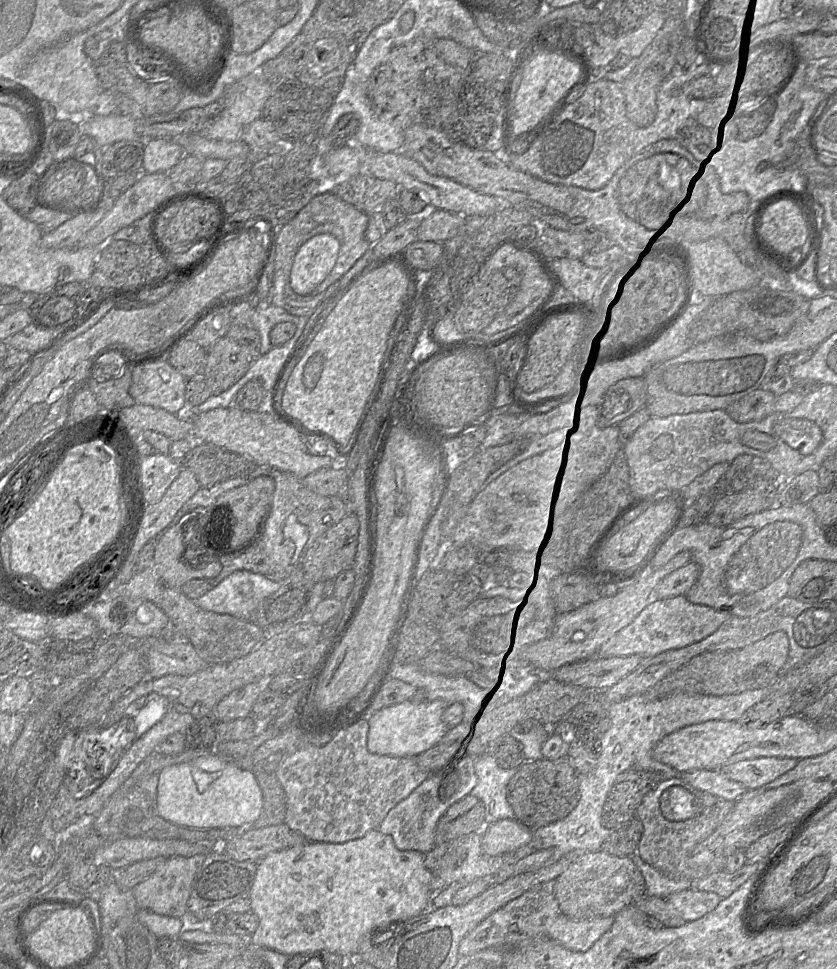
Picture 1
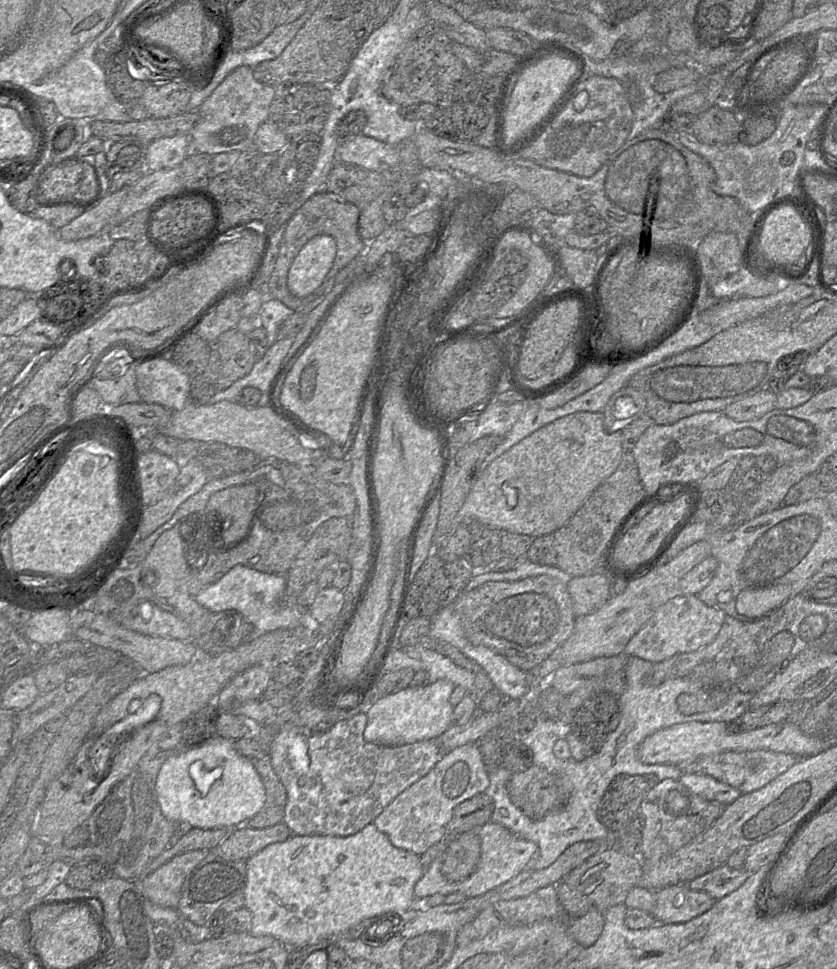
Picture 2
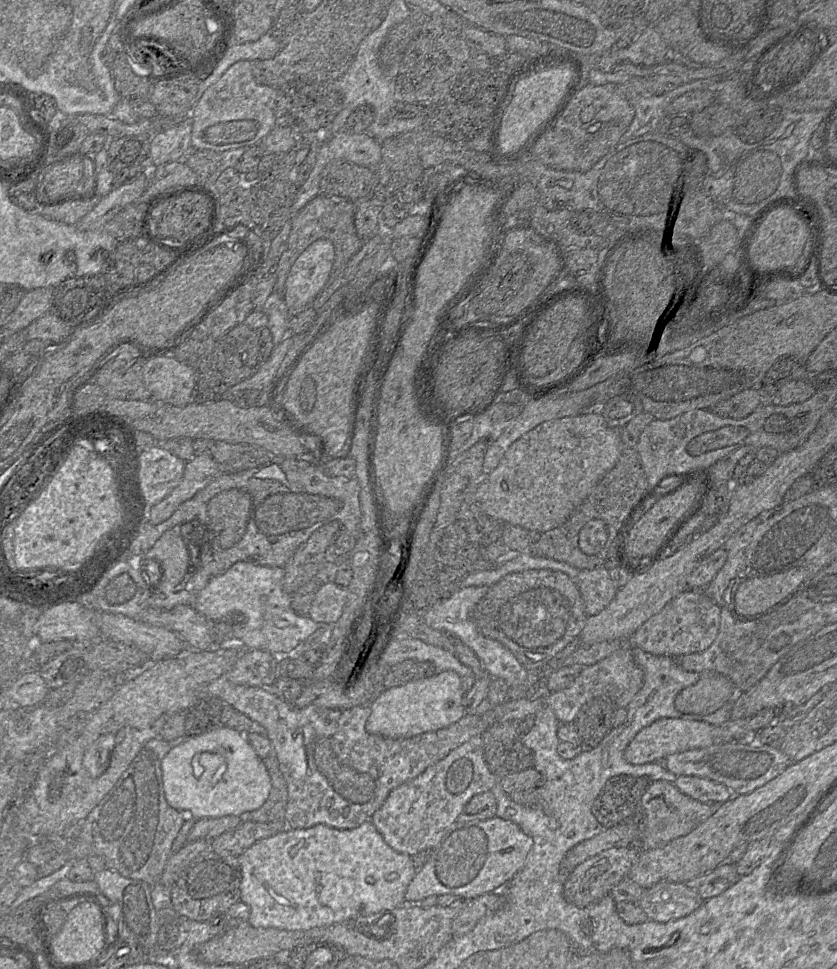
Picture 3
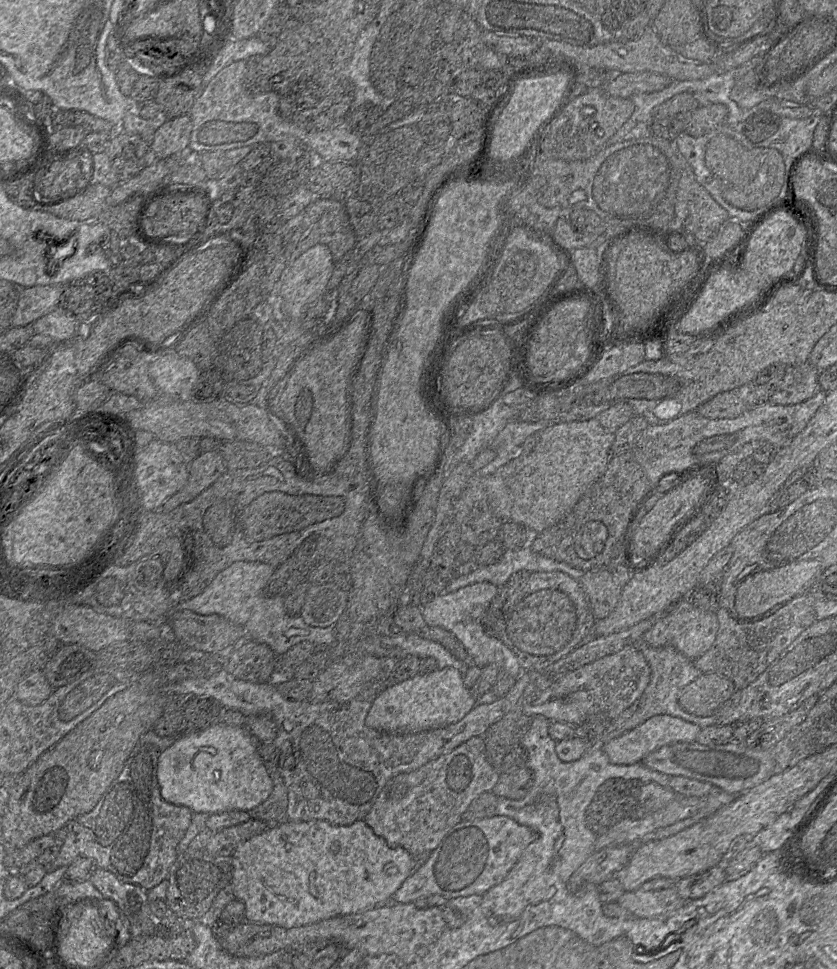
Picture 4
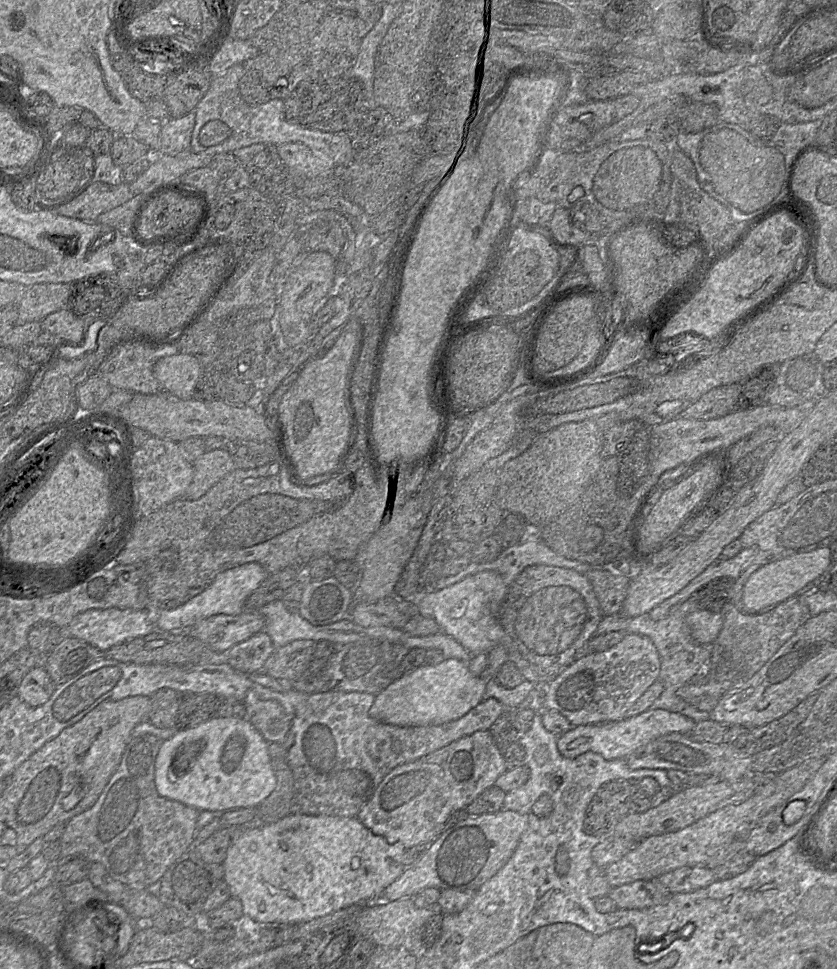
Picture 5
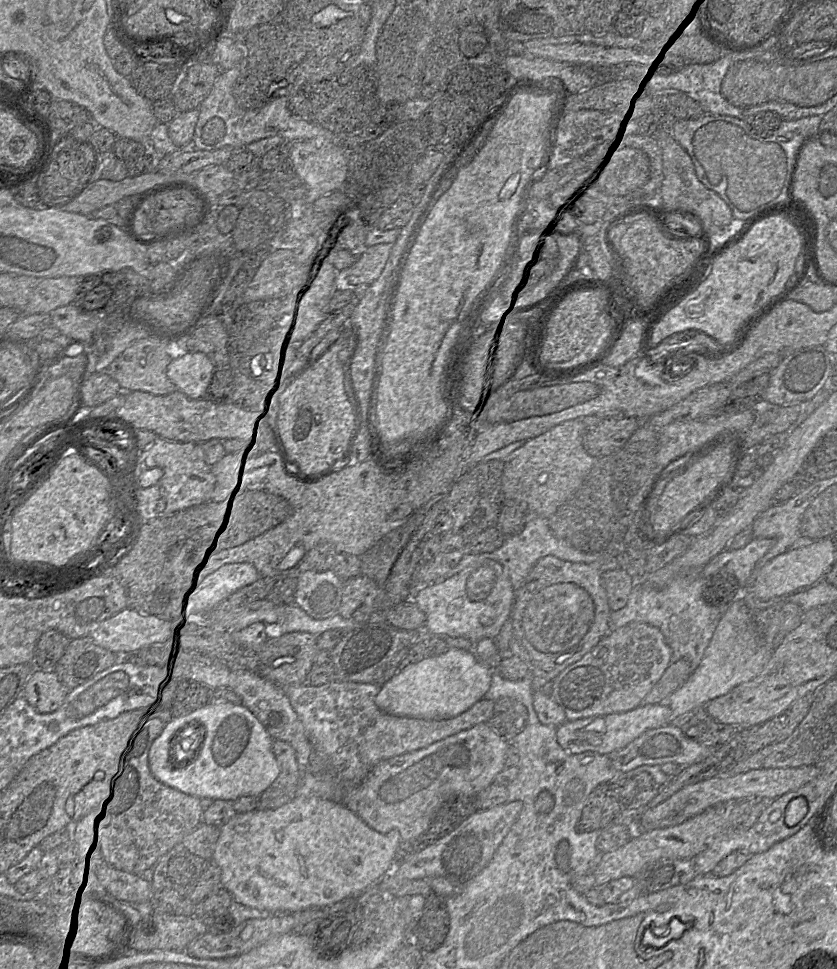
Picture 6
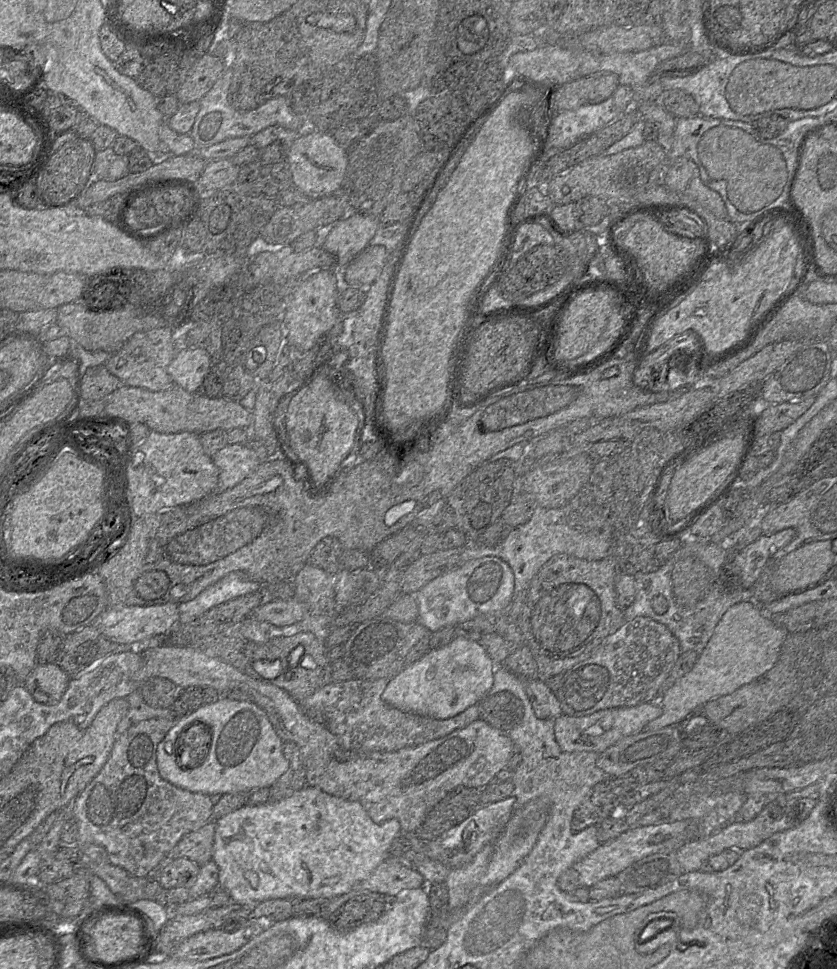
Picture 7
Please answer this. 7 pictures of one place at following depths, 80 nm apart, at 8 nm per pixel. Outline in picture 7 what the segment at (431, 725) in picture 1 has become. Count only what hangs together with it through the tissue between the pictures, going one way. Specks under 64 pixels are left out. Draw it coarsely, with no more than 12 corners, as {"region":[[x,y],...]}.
{"region":[[456,635],[389,680],[382,700],[452,718],[488,695],[496,665]]}

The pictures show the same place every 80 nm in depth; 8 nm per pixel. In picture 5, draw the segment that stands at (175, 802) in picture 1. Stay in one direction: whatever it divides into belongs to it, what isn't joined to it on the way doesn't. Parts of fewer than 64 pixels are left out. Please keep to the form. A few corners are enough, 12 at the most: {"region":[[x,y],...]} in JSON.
{"region":[[214,717],[163,741],[159,795],[198,811],[256,808],[268,744]]}

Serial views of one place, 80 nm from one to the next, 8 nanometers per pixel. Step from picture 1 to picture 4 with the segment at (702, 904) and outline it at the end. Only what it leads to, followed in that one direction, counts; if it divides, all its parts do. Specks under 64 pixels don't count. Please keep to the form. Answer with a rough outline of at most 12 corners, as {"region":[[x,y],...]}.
{"region":[[655,877],[617,903],[630,915],[655,918],[685,903],[675,881]]}

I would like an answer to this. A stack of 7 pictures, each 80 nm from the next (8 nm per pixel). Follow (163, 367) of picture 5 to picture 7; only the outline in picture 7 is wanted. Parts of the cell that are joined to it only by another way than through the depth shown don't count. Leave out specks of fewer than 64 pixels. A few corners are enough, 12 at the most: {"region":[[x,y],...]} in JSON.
{"region":[[179,346],[167,368],[174,385],[200,392],[213,370],[202,348]]}

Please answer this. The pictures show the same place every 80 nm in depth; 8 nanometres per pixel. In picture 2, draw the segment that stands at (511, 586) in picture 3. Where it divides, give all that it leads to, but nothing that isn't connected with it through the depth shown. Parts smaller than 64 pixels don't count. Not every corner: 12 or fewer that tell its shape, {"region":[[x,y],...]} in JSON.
{"region":[[487,582],[455,604],[465,636],[526,672],[571,636],[566,584]]}

